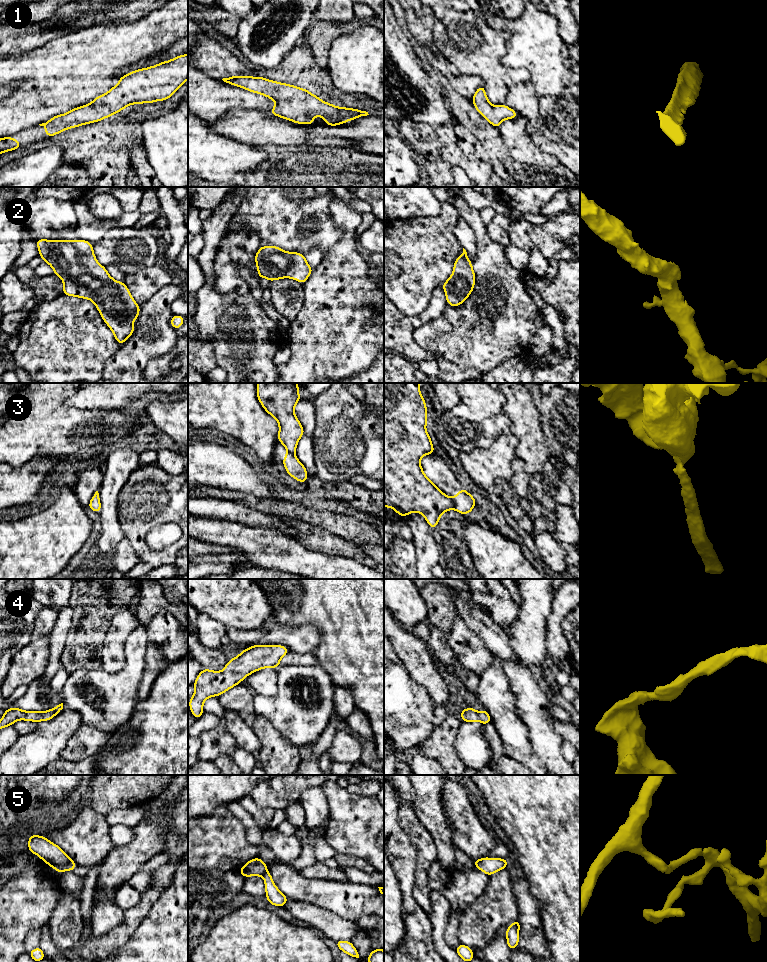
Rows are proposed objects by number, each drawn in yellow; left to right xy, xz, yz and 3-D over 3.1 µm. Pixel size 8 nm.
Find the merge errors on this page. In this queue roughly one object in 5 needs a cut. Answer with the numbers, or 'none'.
3, 5

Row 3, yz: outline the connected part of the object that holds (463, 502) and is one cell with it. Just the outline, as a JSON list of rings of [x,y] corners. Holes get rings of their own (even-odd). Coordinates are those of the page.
[[[466,488],[461,489],[451,500],[453,502],[453,509],[463,515],[471,512],[477,504],[473,495],[470,495]]]

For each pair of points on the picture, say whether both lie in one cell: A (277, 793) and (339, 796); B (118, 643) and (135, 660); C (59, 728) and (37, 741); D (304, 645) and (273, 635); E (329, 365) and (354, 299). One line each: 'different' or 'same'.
A: different
B: different
C: same
D: same
E: same

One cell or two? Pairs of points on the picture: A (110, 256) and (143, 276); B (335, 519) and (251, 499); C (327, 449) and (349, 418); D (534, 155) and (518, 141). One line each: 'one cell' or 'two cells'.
A: two cells
B: one cell
C: one cell
D: one cell

